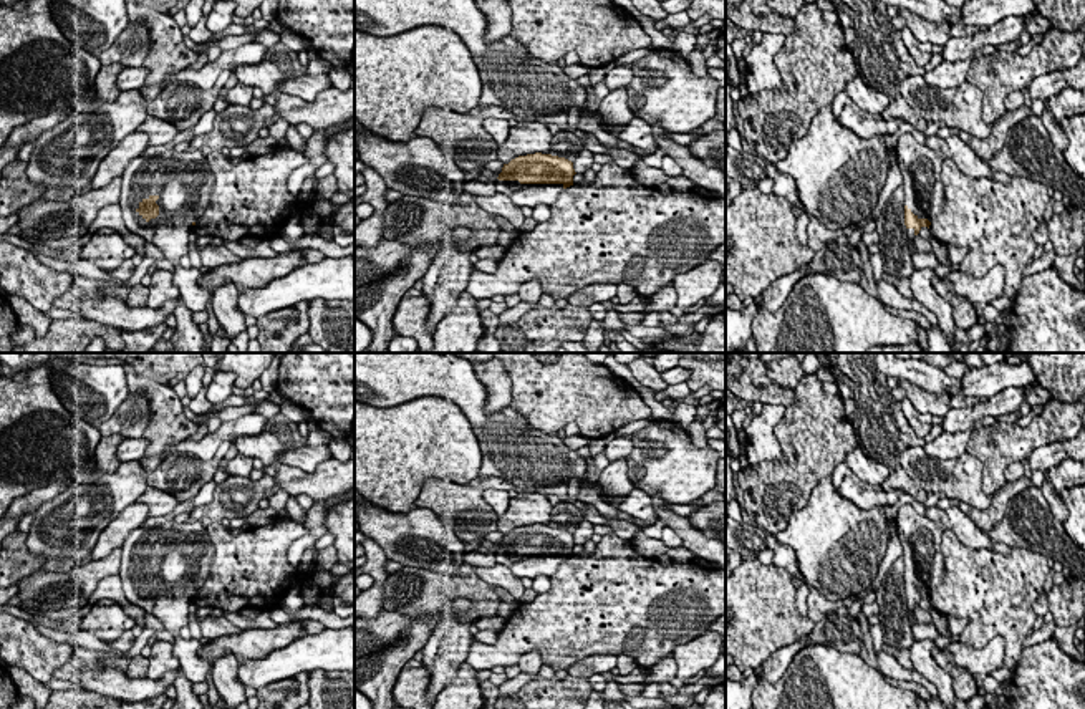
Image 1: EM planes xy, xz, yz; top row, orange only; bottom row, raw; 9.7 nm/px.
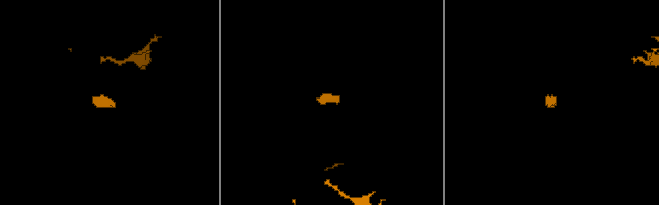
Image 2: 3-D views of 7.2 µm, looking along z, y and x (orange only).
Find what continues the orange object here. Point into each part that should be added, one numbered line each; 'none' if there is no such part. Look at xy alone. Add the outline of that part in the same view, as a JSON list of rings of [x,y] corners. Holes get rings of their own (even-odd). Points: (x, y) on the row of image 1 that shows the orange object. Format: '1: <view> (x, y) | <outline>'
1: xy (183, 181) | [[[200,151],[174,152],[167,156],[137,156],[124,169],[119,207],[123,210],[124,225],[146,242],[156,245],[166,260],[174,267],[172,283],[179,288],[179,298],[192,311],[207,311],[212,293],[199,285],[204,275],[199,268],[184,268],[181,258],[189,255],[190,227],[197,222],[209,205],[210,191],[214,187],[214,174],[205,156]],[[151,195],[157,195],[159,215],[149,222],[137,212],[139,204]]]

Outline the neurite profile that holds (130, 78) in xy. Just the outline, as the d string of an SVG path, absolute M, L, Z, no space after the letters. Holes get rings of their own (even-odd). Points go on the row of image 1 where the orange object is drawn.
M126 66L116 78L116 86L121 91L139 89L144 84L149 70L146 66Z

